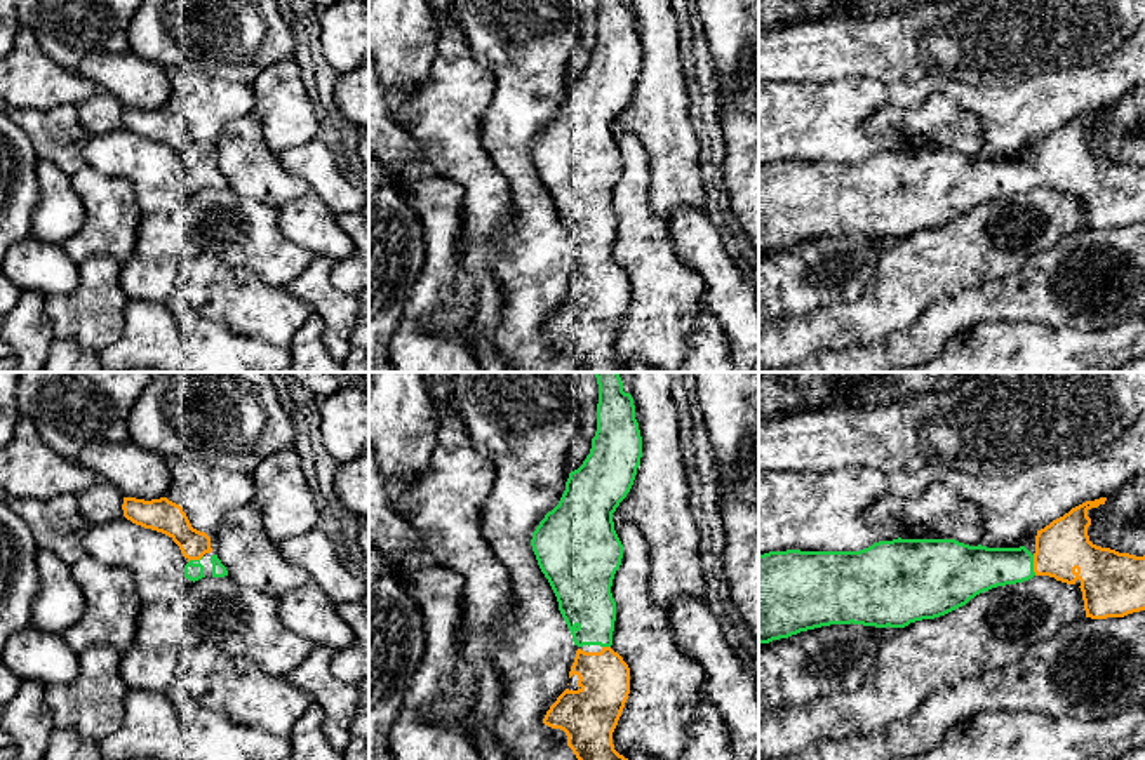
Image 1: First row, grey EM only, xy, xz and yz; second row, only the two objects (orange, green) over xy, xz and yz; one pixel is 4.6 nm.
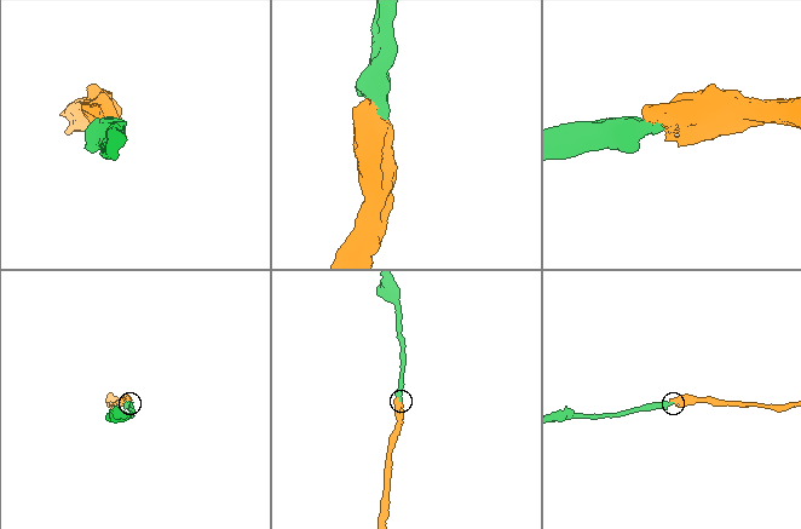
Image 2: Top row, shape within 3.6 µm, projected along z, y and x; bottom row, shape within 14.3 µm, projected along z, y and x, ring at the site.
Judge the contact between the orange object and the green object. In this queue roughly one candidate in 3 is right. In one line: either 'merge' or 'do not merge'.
merge

